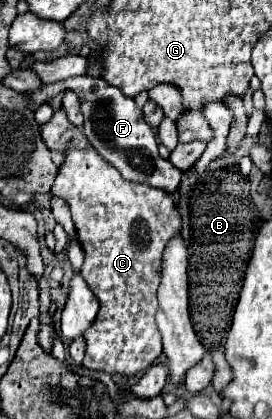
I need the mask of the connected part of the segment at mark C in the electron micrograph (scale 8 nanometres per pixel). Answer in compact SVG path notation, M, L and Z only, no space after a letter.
M93 147L69 149L65 153L61 171L53 185L53 193L63 197L71 207L77 241L81 243L85 253L81 275L101 305L95 323L83 333L87 341L83 367L105 371L109 375L135 377L143 369L151 367L161 355L161 335L155 325L155 313L159 307L157 287L163 267L163 251L167 243L181 233L181 213L177 209L177 203L167 191L151 187L149 183L125 181L119 171L105 159L101 159L101 155Z

